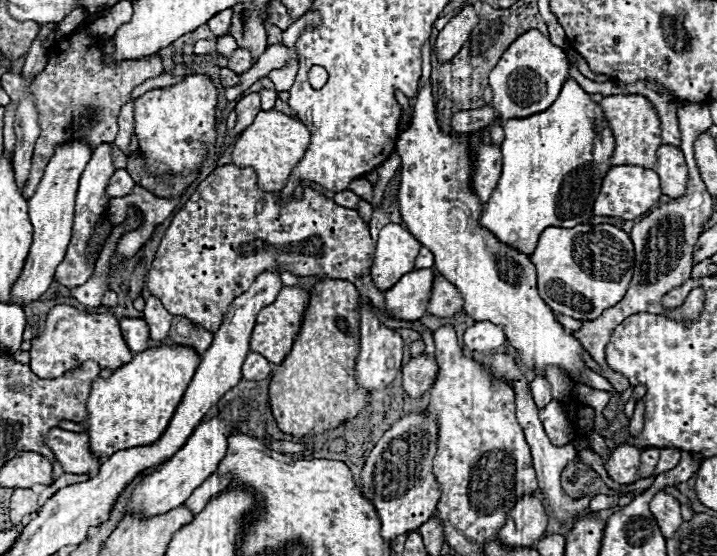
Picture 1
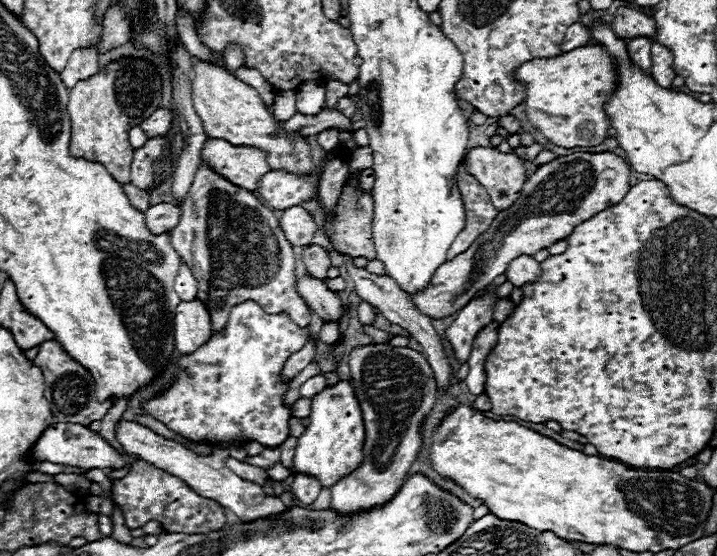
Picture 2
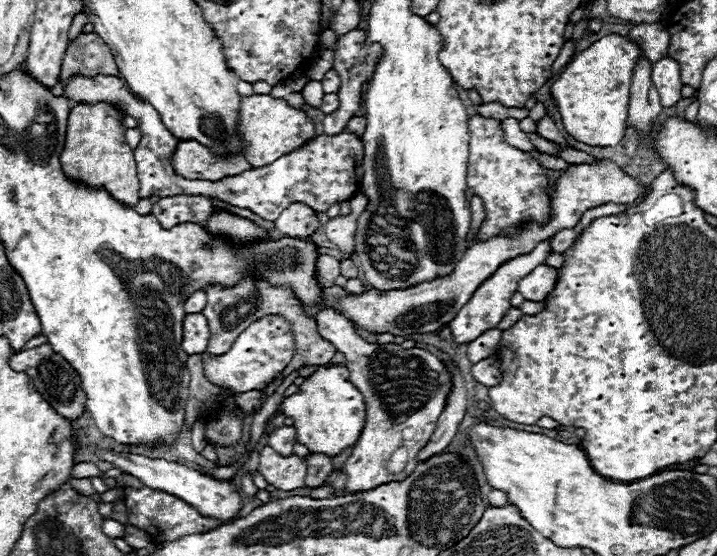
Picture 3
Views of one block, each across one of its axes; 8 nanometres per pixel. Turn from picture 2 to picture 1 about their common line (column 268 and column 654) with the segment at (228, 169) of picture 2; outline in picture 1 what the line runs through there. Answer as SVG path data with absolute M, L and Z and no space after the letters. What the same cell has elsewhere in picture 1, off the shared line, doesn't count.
M662 144L656 156L658 164L654 166L654 172L660 176L662 192L670 198L684 196L688 186L688 166L684 162L682 150L670 144Z

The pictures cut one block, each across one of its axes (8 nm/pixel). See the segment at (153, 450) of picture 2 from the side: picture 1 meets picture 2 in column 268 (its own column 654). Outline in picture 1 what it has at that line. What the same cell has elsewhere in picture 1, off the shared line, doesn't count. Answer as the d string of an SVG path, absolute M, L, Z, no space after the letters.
M658 492L650 502L650 512L654 514L664 538L672 538L682 524L680 504L670 494Z

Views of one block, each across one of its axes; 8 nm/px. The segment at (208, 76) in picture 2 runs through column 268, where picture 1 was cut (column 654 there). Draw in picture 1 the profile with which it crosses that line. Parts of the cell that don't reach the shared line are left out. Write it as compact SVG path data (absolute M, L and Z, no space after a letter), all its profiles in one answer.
M604 96L598 102L598 108L608 124L616 144L614 154L610 156L610 166L620 164L640 164L646 168L654 168L656 164L656 150L660 148L660 120L656 116L654 106L644 96Z

